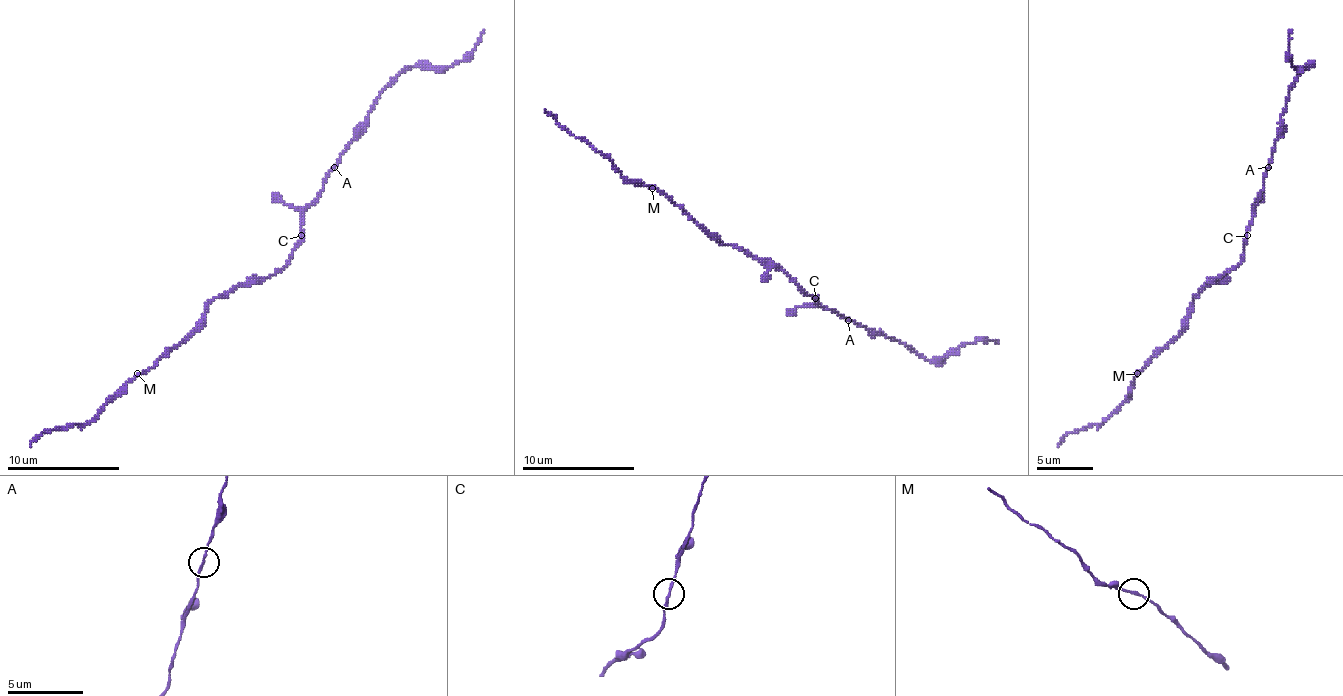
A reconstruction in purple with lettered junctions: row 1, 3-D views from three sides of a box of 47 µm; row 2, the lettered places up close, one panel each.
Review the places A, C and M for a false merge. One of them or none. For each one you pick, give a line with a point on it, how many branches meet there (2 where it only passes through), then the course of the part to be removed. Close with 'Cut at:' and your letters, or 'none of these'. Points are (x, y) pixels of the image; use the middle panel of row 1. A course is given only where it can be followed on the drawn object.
A: place (848, 320); branches 2; course (849, 321), (891, 337), (928, 360), (942, 360), (973, 343), (990, 340), (998, 343)
Cut at: A

